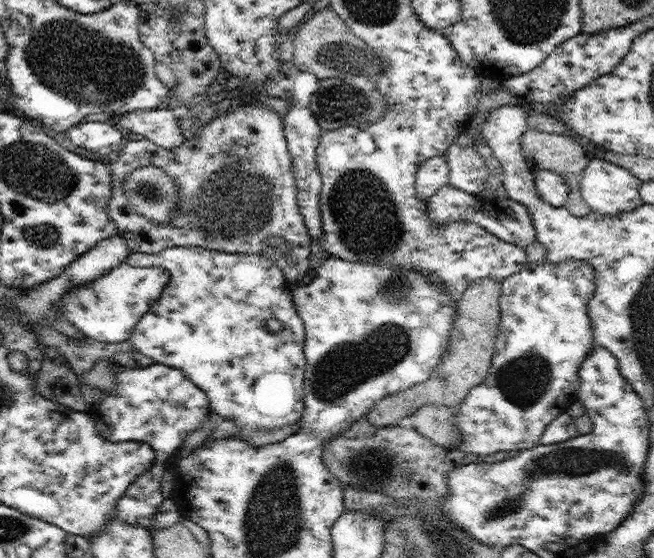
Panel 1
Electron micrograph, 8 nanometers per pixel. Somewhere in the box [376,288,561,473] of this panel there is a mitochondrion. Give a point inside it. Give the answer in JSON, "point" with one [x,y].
{"point":[522,380]}

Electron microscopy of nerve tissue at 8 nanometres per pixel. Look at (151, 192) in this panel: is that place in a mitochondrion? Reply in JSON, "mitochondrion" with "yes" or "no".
{"mitochondrion":"yes"}

